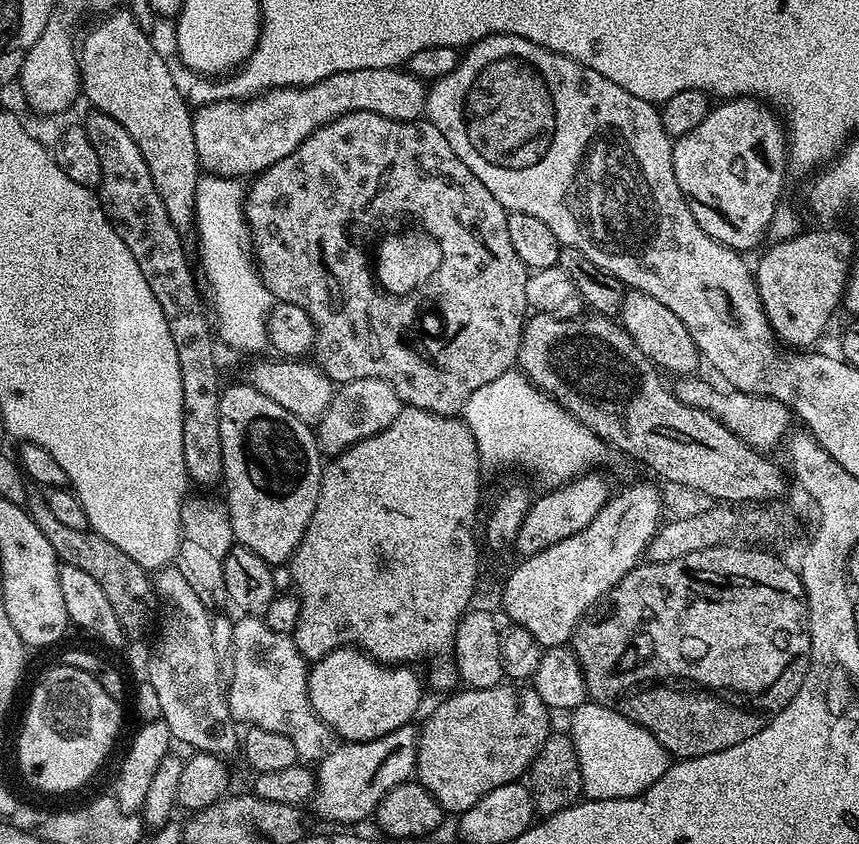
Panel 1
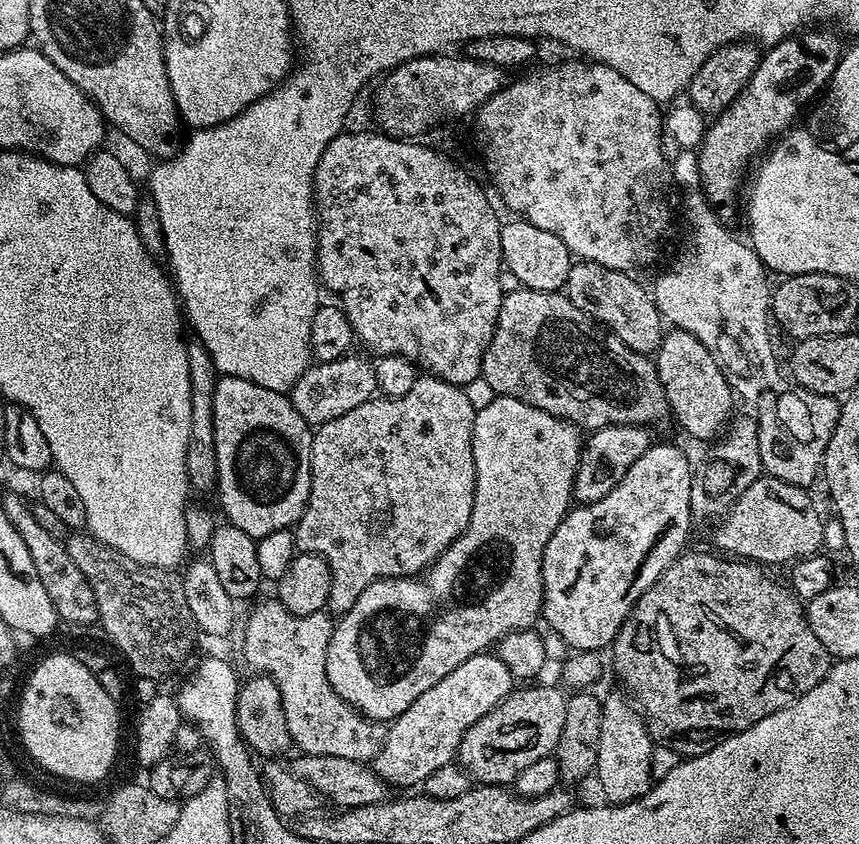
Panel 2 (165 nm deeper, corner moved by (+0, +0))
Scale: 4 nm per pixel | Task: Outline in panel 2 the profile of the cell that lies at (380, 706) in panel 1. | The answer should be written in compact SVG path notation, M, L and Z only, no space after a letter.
M496 396L489 404L476 409L474 418L474 430L472 431L472 453L474 454L474 470L476 471L476 489L474 490L474 510L470 514L470 522L466 530L460 537L447 548L439 558L434 561L431 568L423 573L422 578L415 576L388 576L384 580L375 580L358 594L358 602L350 606L348 612L343 613L335 621L332 637L328 639L328 649L326 650L326 676L330 678L330 686L347 702L354 706L372 720L381 722L391 722L406 710L430 686L435 686L437 682L442 682L454 666L462 666L466 658L479 656L487 653L497 642L511 632L520 629L531 629L542 616L544 607L544 583L542 582L542 558L546 550L546 542L558 530L560 523L570 511L573 503L572 487L576 481L576 472L580 468L580 453L582 451L582 432L569 420L560 420L557 416L551 416L546 410L530 406L513 396Z

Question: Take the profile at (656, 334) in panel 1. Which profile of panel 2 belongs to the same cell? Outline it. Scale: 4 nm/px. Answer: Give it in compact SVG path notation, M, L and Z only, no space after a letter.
M681 328L665 331L660 347L654 353L656 373L664 387L671 415L696 440L712 442L727 429L733 419L732 400L734 393L728 384L725 369L714 362L714 354Z

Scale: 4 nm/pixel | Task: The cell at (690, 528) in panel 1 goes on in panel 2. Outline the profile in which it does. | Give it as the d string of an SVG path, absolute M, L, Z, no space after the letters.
M767 474L738 498L724 513L712 540L721 553L732 558L751 560L761 566L768 564L791 565L807 557L817 555L824 543L825 517L820 517L814 501L803 488L790 482L782 482Z

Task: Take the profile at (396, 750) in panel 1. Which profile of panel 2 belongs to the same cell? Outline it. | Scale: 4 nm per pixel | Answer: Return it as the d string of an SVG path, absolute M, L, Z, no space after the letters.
M481 654L466 658L462 666L454 666L454 670L450 670L450 674L442 678L442 682L430 686L430 690L426 690L426 694L422 694L418 702L406 706L406 710L402 710L402 714L391 721L384 738L384 745L380 747L380 752L374 761L377 775L389 786L397 784L398 787L404 788L400 790L411 789L408 788L411 784L423 785L424 780L430 778L430 774L434 774L434 770L453 763L457 759L466 730L470 730L470 726L474 726L478 718L490 714L490 710L494 710L494 706L501 704L513 691L514 677L499 656Z

